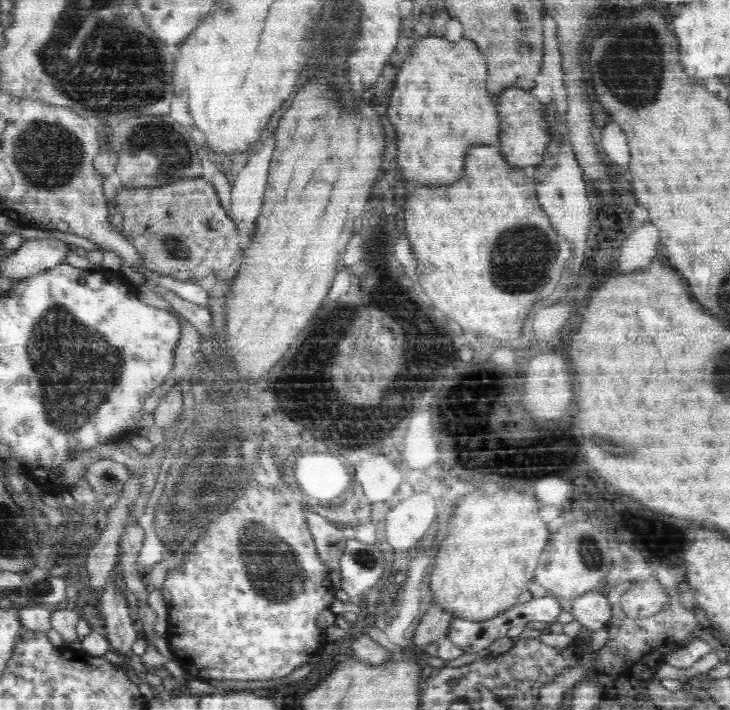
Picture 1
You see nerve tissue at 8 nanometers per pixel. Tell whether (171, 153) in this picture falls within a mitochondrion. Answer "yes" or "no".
yes

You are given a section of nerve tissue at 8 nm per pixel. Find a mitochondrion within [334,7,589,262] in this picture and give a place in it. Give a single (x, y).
(521, 37)

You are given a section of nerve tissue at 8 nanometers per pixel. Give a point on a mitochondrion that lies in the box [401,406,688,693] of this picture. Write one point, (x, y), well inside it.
(591, 555)

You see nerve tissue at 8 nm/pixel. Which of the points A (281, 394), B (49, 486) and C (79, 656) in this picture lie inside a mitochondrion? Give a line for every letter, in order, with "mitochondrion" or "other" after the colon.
A: mitochondrion
B: other
C: other

